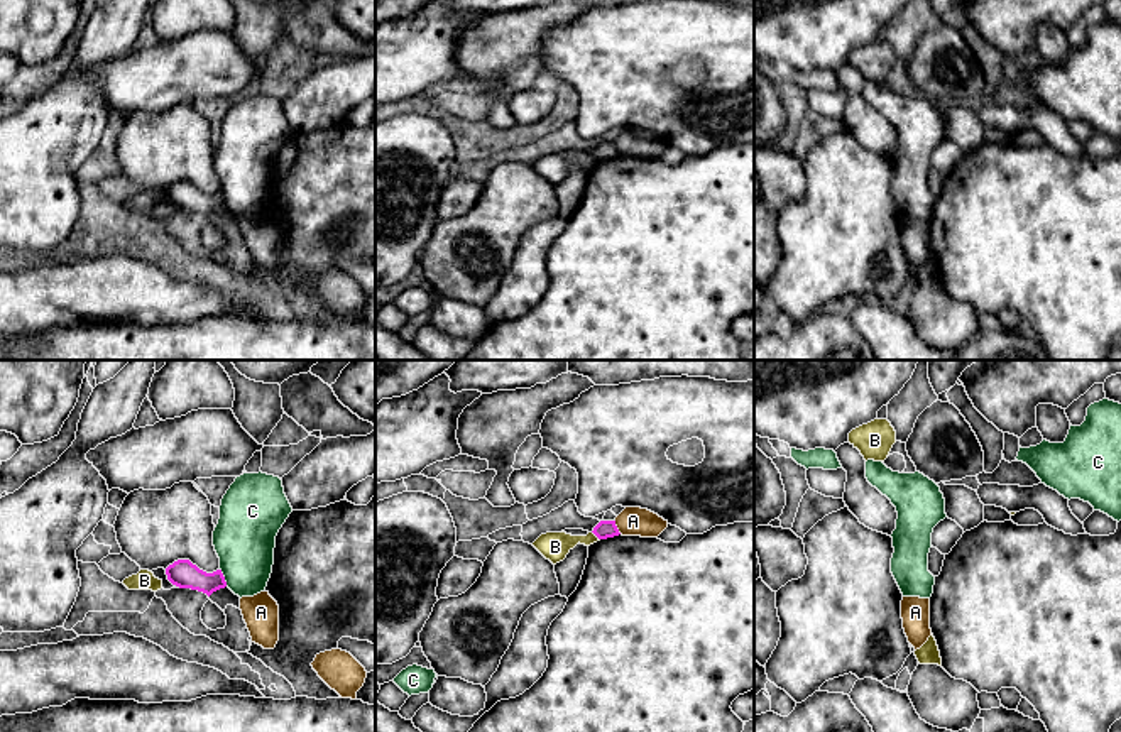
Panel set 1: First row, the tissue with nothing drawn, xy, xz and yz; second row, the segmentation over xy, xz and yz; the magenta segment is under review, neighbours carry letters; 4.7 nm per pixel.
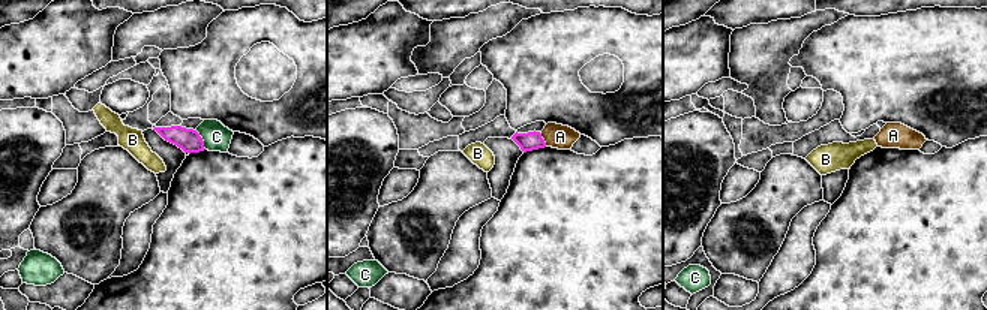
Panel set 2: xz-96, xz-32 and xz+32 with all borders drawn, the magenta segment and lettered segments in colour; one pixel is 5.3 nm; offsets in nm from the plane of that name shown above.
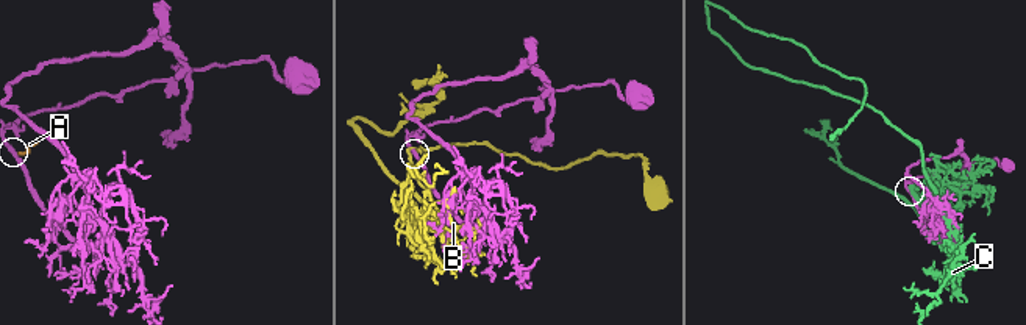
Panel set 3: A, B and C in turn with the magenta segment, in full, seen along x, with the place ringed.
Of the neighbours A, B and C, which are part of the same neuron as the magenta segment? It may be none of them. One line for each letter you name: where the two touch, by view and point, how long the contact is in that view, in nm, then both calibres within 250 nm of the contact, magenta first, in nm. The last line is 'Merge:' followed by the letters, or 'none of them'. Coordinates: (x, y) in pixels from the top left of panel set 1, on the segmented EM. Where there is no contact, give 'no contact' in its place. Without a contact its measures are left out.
Merge: none of them

